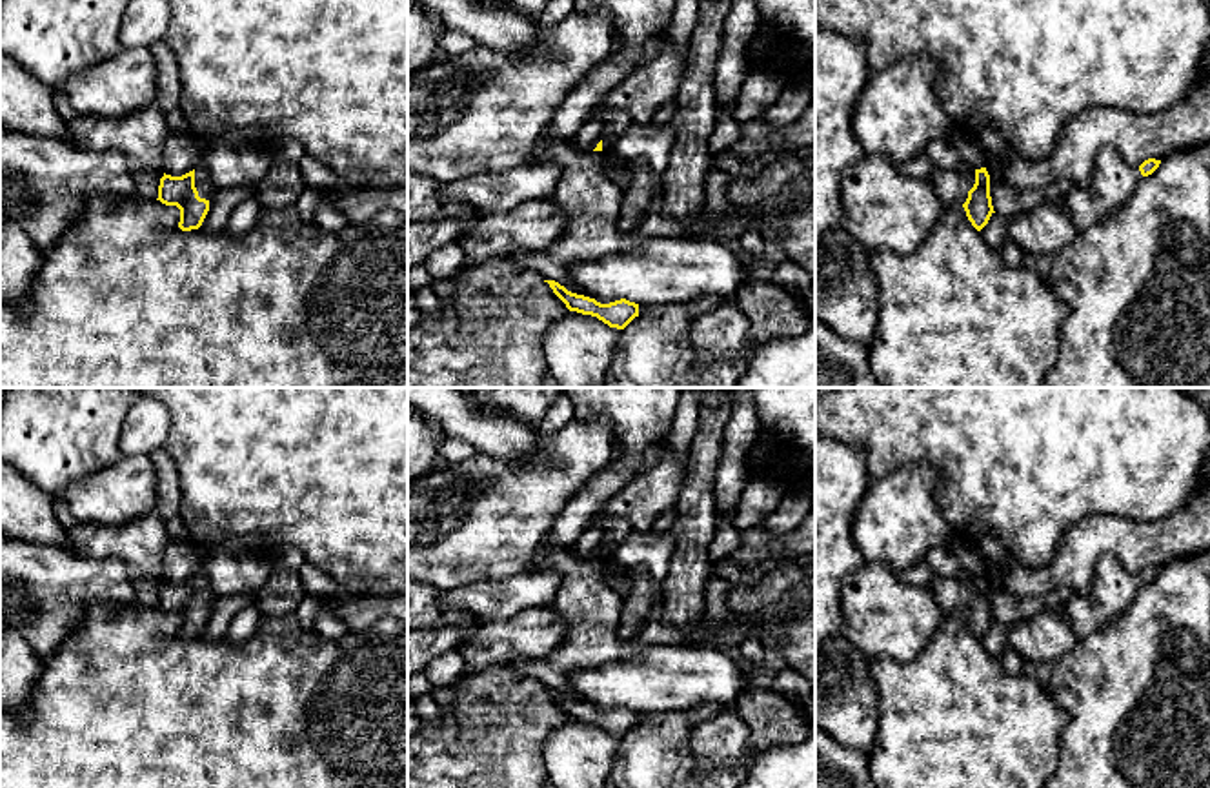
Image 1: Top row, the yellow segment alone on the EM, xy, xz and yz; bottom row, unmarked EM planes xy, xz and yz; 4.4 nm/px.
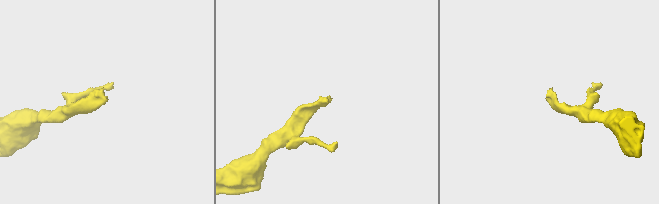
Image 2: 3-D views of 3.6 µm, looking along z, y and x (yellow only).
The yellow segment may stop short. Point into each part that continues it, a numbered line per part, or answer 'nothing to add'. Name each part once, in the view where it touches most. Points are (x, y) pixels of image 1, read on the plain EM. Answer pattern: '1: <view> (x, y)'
1: xy (206, 597)

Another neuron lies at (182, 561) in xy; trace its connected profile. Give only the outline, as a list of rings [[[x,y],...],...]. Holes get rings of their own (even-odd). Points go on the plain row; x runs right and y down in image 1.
[[[169,539],[164,550],[162,579],[171,584],[182,584],[204,568],[207,553],[195,542]]]

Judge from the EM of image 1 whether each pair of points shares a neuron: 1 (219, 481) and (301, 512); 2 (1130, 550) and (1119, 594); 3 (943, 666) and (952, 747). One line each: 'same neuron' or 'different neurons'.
1: same neuron
2: different neurons
3: same neuron

